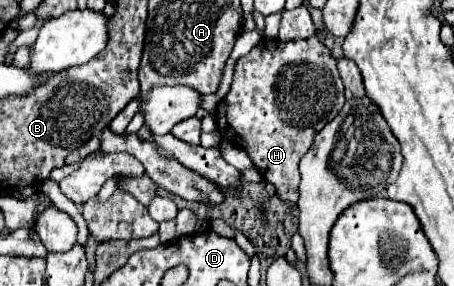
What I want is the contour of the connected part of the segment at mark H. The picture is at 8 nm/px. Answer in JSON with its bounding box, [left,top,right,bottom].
[216,37,344,203]

